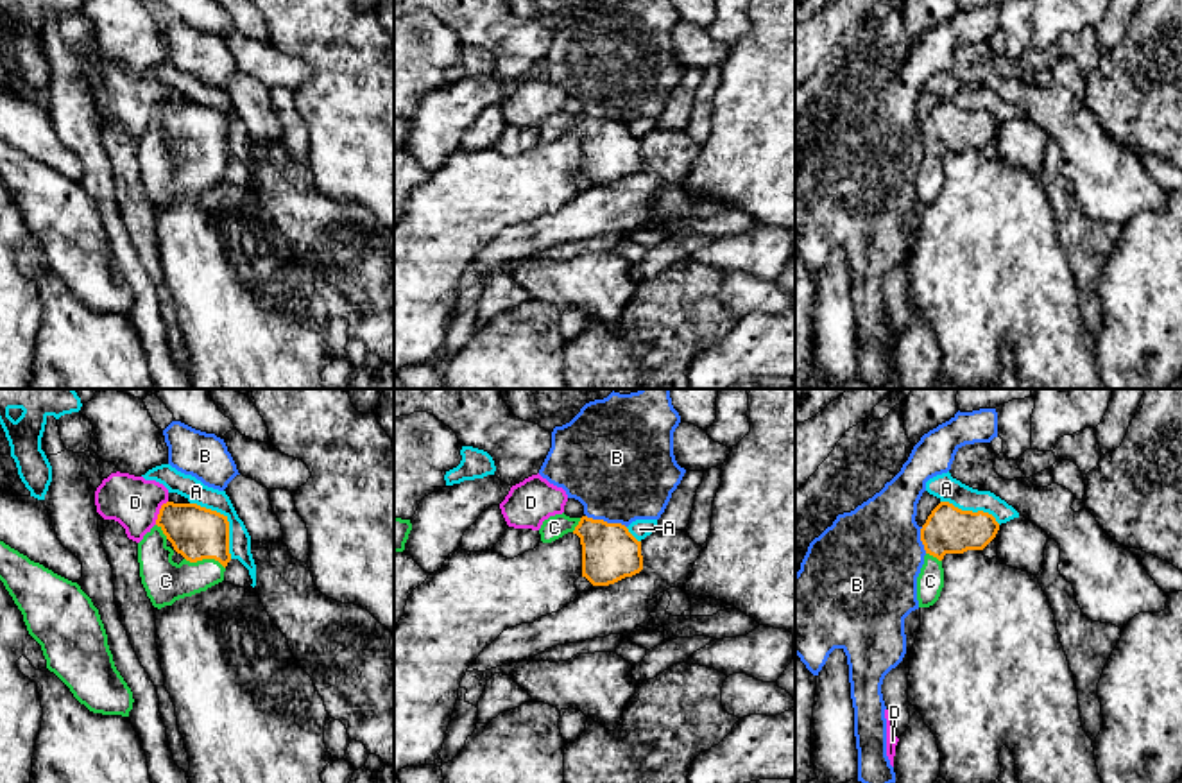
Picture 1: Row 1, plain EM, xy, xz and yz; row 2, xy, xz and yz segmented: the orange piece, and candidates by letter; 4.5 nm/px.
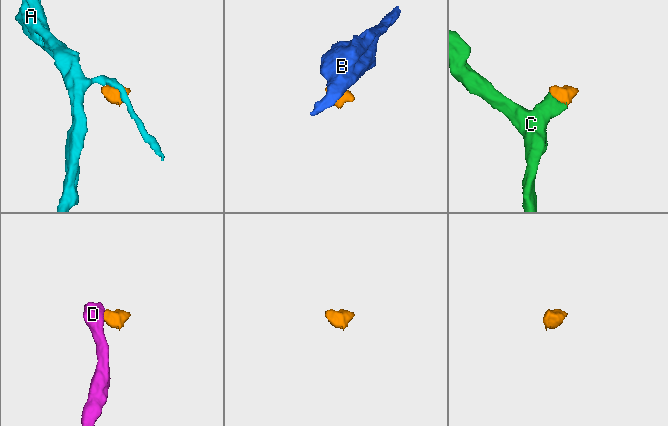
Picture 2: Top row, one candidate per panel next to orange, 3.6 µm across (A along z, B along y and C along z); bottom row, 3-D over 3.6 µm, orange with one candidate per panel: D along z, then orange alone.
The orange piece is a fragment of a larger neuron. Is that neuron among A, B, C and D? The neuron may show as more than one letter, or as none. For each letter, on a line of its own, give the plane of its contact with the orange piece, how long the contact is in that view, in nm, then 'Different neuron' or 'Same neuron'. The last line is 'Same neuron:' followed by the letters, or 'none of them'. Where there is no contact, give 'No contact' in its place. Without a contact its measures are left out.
A: Touches orange in xy. Shared border 320 nm. Different neuron
B: Touches orange in xz. Shared border 190 nm. Different neuron
C: Touches orange in xy. Shared border 190 nm. Same neuron
D: Touches orange in xy. Shared border 130 nm. Different neuron
Same neuron: C

